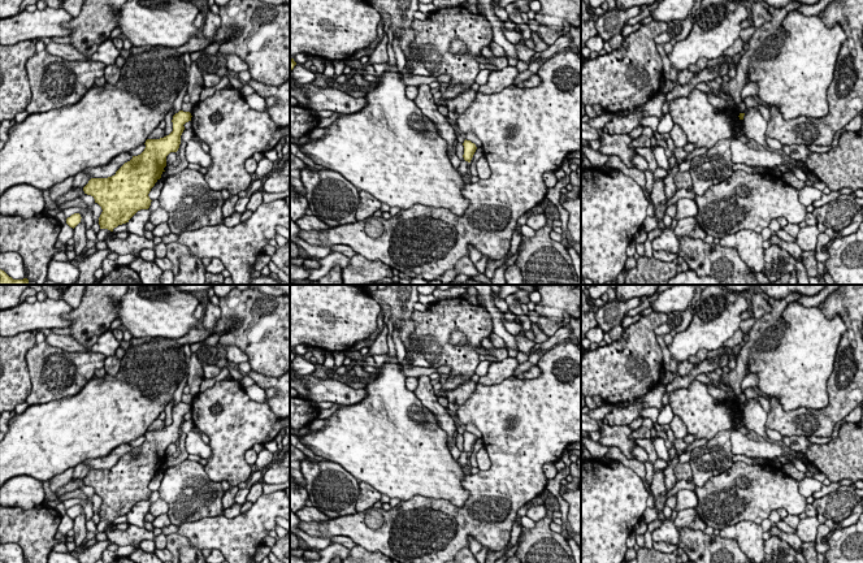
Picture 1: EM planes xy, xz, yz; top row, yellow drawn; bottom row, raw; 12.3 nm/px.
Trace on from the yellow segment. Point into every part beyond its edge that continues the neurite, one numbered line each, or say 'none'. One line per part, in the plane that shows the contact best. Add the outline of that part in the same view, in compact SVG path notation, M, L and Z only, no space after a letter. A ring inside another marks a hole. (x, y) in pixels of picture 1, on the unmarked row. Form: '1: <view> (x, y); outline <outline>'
none

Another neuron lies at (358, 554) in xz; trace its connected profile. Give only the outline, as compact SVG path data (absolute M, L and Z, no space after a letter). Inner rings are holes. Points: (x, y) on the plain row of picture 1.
M356 545L350 549L350 554L342 559L342 563L393 563L393 559L382 553L370 553Z

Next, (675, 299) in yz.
M673 285L664 290L651 304L652 312L669 313L685 312L691 309L690 303L694 298L694 287L691 285Z

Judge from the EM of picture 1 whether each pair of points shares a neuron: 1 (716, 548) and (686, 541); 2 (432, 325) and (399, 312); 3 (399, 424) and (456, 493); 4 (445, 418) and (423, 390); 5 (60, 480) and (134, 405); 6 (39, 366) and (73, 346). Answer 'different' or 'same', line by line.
1: same
2: different
3: same
4: same
5: different
6: different

